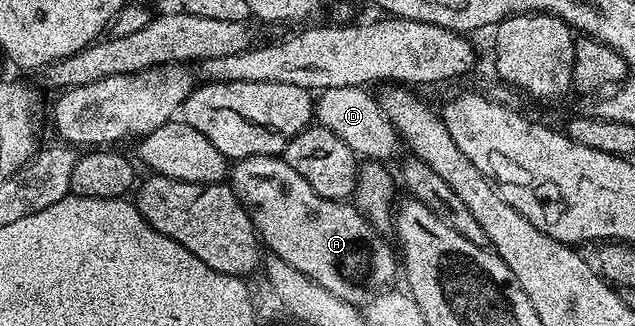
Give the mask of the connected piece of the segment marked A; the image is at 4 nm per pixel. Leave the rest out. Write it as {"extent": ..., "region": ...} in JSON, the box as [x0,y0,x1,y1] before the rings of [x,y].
{"extent":[228,155,400,305],"region":[[[253,155],[252,157],[239,159],[229,168],[228,182],[231,189],[236,193],[236,197],[242,202],[242,206],[246,208],[246,211],[250,215],[250,220],[254,223],[254,230],[258,232],[258,238],[264,244],[265,250],[269,252],[269,254],[288,261],[288,265],[292,265],[292,269],[300,269],[300,273],[304,273],[304,277],[316,281],[316,285],[324,285],[324,289],[328,289],[328,293],[336,293],[336,297],[358,305],[369,299],[372,293],[377,293],[389,288],[391,284],[393,284],[390,282],[393,281],[394,274],[396,274],[397,271],[399,274],[400,263],[396,258],[395,250],[392,247],[390,249],[389,245],[378,236],[381,235],[379,228],[373,227],[369,221],[362,216],[361,211],[358,210],[353,202],[320,197],[320,193],[316,193],[316,189],[312,189],[312,185],[308,185],[308,181],[304,181],[304,177],[300,177],[300,173],[296,173],[296,169],[292,169],[292,165],[288,165],[285,158],[277,155]]]}

